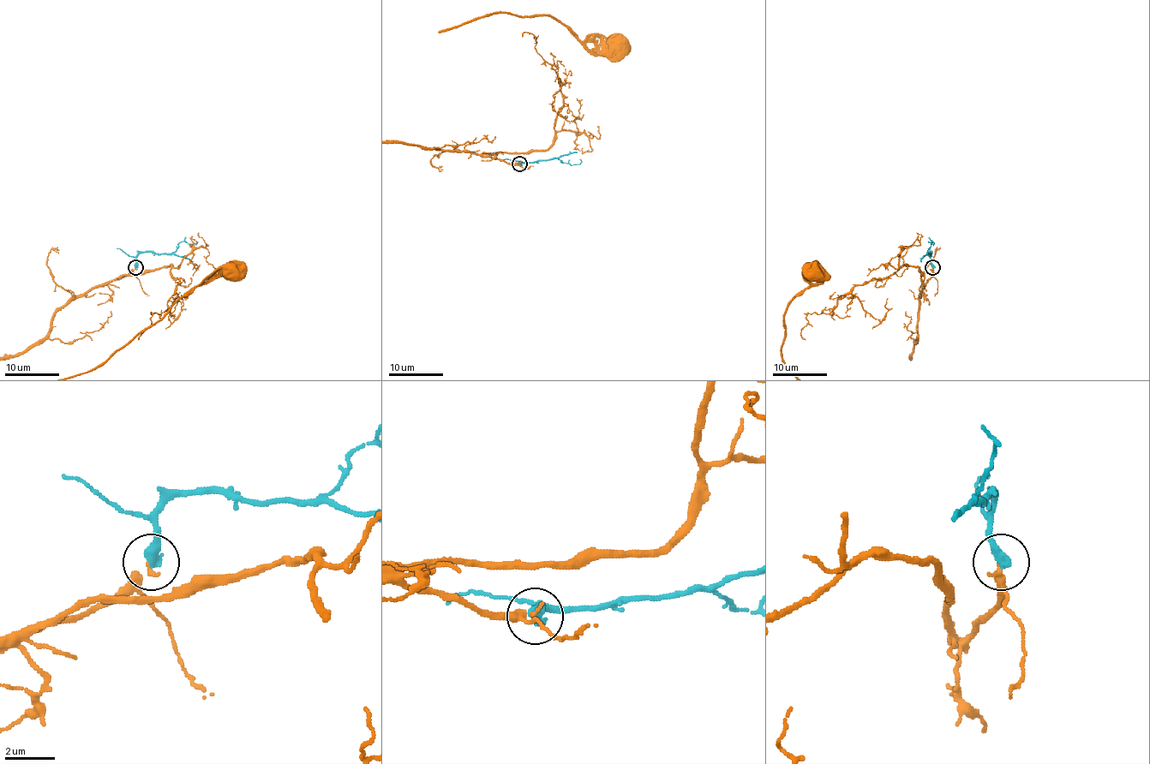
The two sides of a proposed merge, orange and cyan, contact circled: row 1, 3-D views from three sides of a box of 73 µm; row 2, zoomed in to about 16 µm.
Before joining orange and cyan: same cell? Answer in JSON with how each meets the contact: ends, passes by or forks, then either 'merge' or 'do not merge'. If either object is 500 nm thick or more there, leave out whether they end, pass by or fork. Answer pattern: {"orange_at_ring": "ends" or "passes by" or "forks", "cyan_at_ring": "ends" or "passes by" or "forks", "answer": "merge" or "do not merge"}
{"orange_at_ring": "ends", "cyan_at_ring": "ends", "answer": "merge"}

